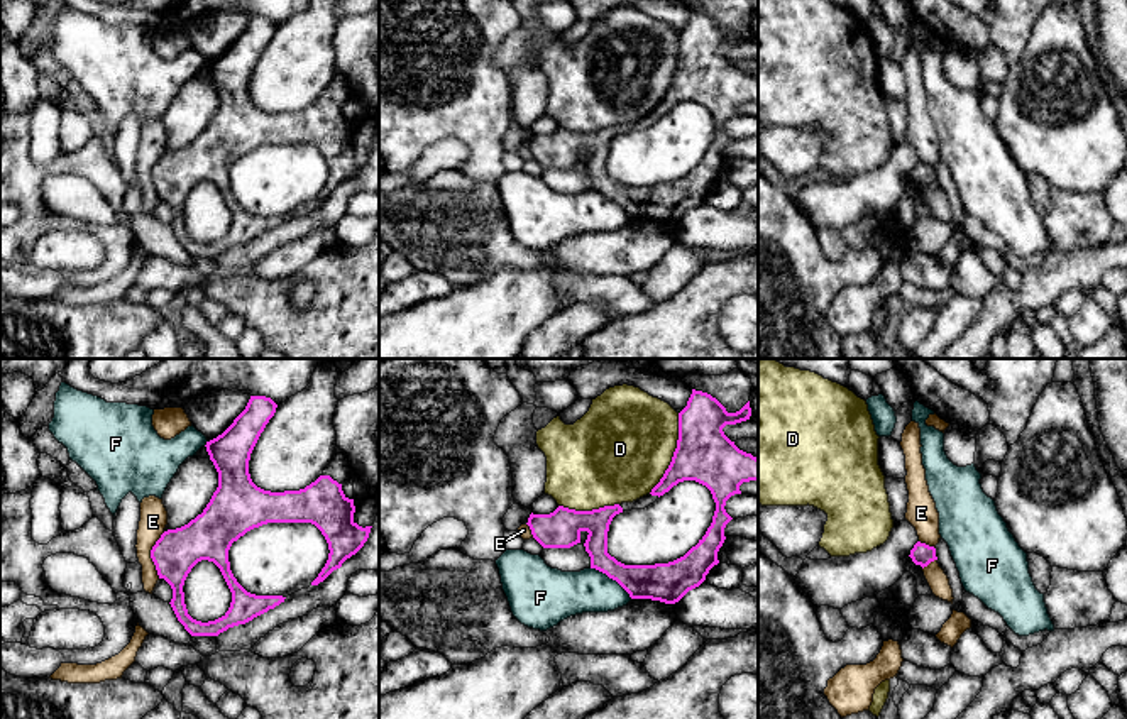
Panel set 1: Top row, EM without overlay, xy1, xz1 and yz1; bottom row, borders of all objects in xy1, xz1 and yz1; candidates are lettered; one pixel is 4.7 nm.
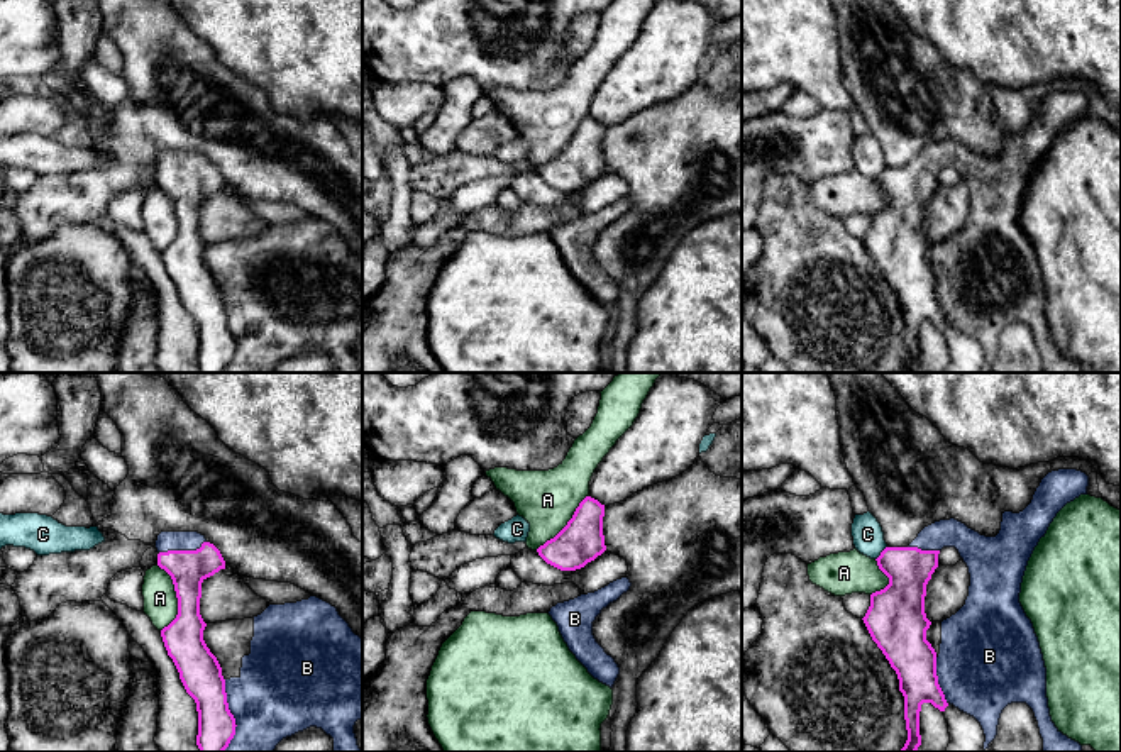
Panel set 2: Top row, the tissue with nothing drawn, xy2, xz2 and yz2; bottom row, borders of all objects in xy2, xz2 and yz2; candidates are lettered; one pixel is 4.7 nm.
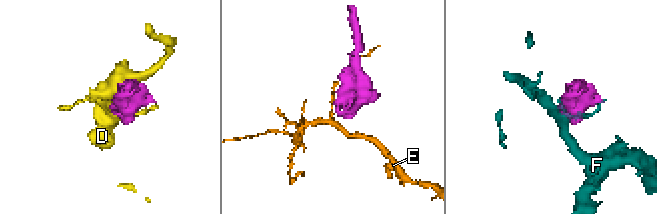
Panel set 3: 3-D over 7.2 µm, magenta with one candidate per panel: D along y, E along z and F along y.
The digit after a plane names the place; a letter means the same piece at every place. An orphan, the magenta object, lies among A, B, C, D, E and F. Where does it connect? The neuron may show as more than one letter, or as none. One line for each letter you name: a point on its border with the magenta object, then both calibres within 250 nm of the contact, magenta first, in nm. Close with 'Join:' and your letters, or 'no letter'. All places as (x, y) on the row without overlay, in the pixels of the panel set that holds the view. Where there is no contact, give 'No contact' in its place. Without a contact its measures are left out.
B: Touches magenta at xy2 (232, 336). Thickness 190 nm (magenta) against 400 nm
Join: B

